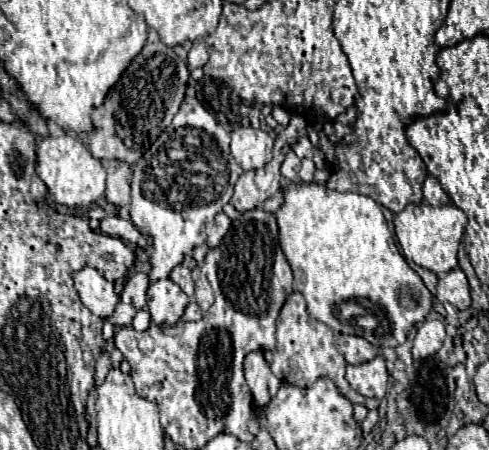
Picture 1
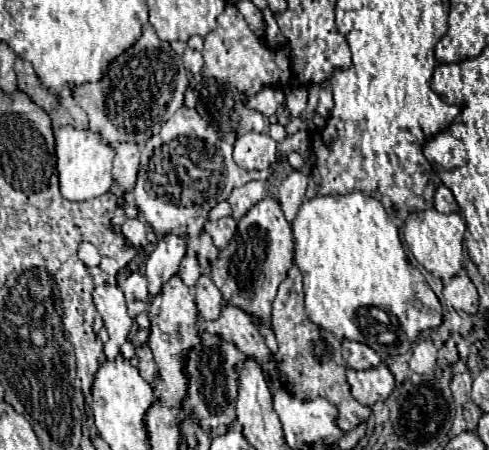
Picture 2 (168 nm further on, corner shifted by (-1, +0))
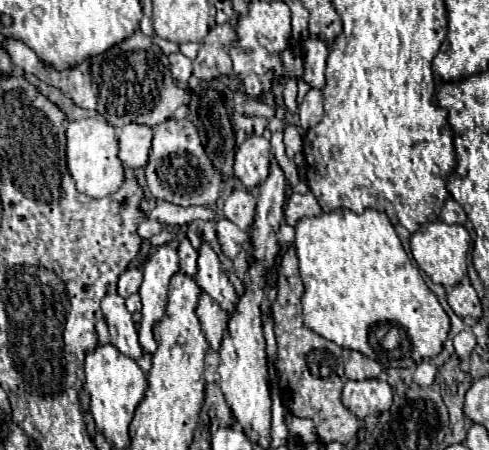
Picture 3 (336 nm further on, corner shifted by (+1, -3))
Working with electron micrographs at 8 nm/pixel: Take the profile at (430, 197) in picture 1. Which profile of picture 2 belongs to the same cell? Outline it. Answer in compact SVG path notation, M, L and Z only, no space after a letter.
M441 185L435 193L435 209L439 213L457 213L459 211L459 205L457 205L453 193L445 185Z

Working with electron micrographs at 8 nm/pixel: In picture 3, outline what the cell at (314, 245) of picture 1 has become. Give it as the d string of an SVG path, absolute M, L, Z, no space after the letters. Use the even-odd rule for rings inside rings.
M335 208L319 216L301 218L295 226L295 250L299 258L299 272L305 286L301 304L305 326L315 334L343 346L357 350L371 360L377 360L383 368L395 362L397 368L407 368L419 358L433 358L441 352L449 334L449 316L441 308L437 296L427 288L419 268L405 254L401 240L395 234L393 224L385 212L367 208L363 214L355 214L349 208ZM389 328L397 328L399 346L387 350L383 338Z

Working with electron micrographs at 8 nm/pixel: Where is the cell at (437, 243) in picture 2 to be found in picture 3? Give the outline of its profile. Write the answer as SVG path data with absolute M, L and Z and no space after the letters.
M427 222L421 224L415 234L409 238L411 254L417 266L435 282L445 288L459 284L467 276L467 248L469 248L469 232L461 224L445 224L445 222Z

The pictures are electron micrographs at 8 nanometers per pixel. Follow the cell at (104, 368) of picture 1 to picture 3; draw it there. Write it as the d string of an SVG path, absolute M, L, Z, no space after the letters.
M107 294L101 300L101 312L109 326L111 344L125 356L137 360L143 356L137 342L137 330L131 320L131 312L125 306L125 300L119 294Z

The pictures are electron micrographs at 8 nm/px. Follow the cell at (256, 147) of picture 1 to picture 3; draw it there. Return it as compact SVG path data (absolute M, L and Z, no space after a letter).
M249 136L235 154L235 176L241 180L243 186L253 188L269 176L273 152L269 140L263 136Z

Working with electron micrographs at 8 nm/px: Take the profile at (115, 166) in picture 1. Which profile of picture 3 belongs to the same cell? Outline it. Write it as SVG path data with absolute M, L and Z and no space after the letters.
M127 124L117 130L119 160L123 168L143 168L147 164L147 154L151 148L151 128L141 128L139 124Z

